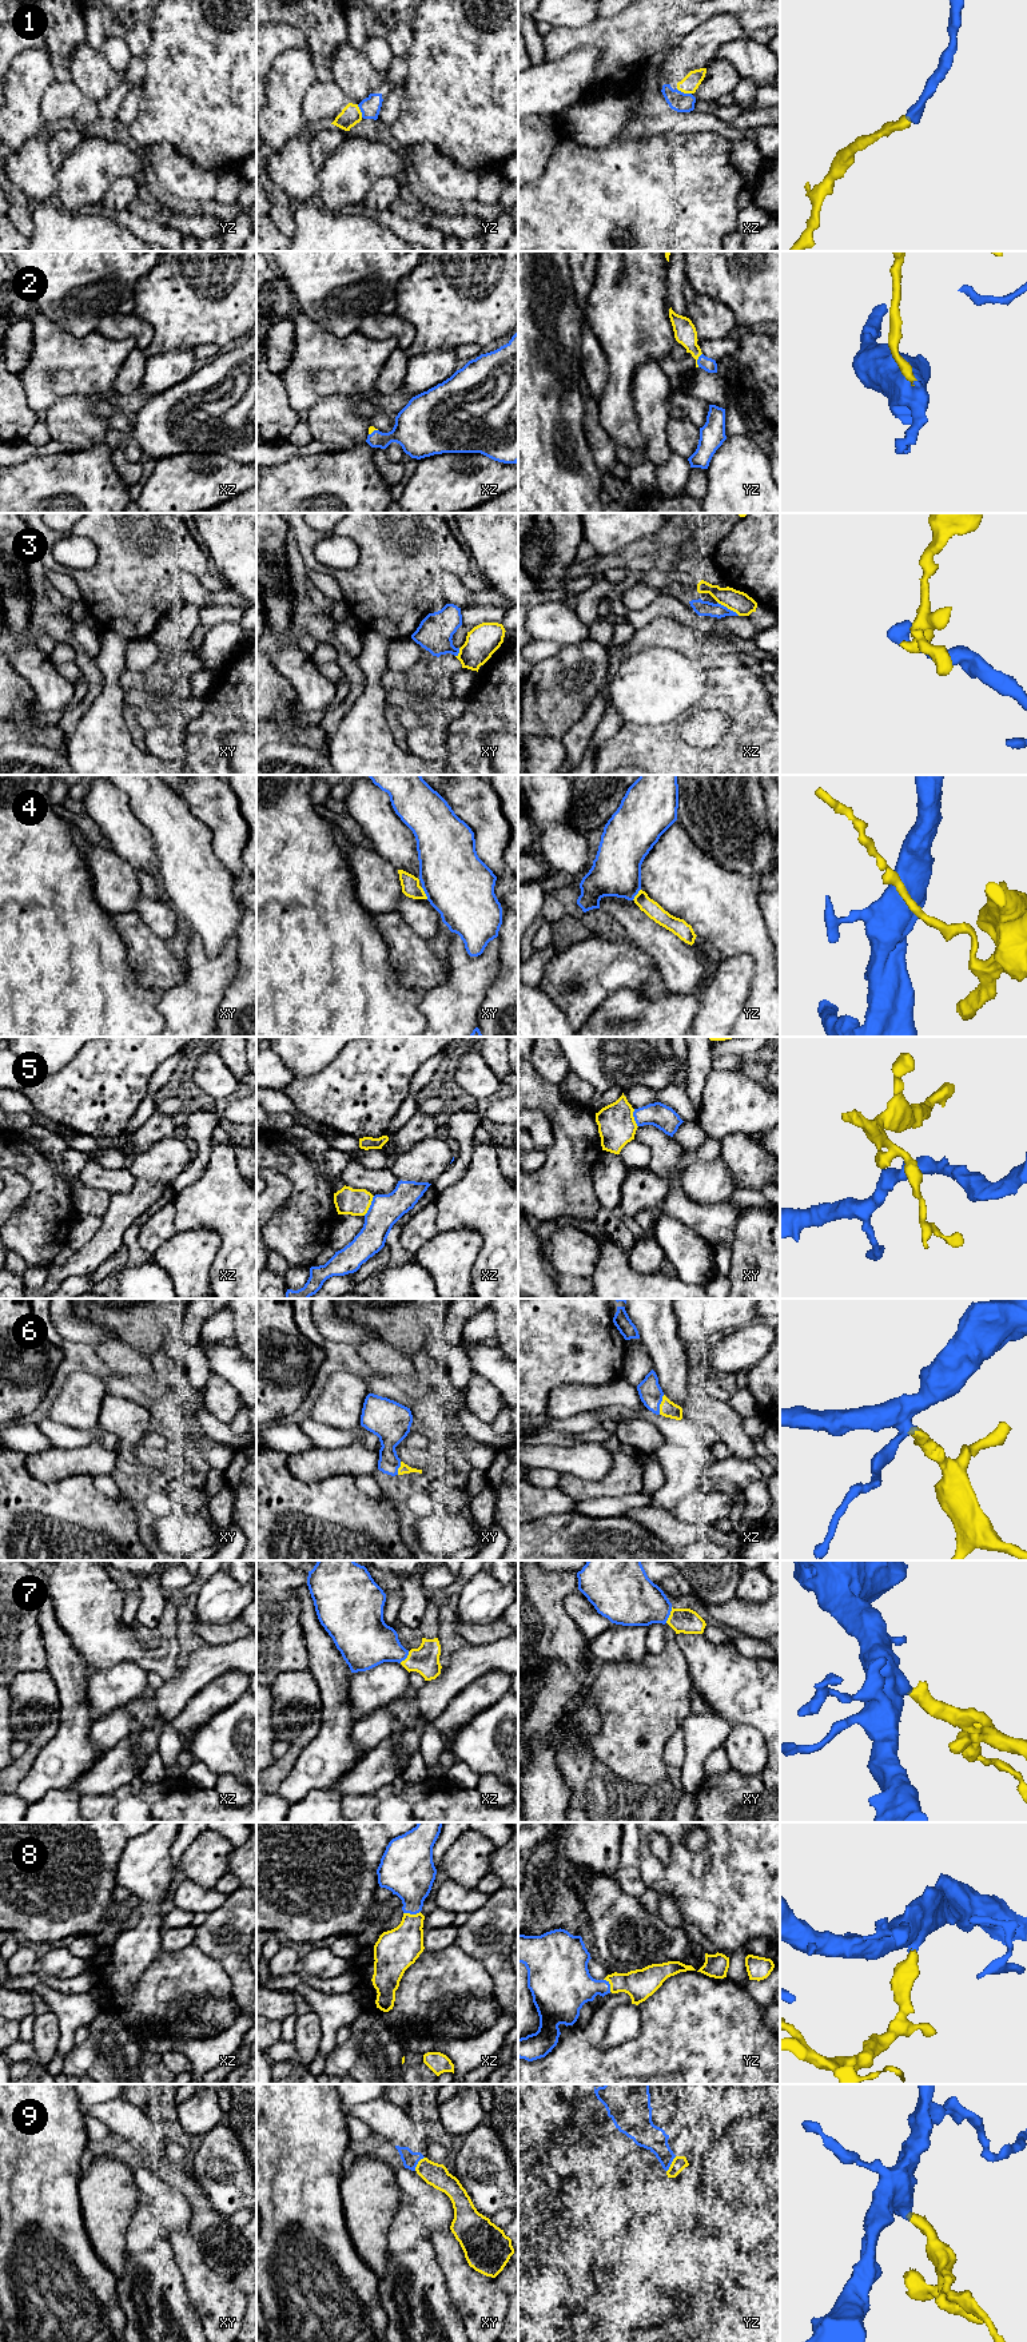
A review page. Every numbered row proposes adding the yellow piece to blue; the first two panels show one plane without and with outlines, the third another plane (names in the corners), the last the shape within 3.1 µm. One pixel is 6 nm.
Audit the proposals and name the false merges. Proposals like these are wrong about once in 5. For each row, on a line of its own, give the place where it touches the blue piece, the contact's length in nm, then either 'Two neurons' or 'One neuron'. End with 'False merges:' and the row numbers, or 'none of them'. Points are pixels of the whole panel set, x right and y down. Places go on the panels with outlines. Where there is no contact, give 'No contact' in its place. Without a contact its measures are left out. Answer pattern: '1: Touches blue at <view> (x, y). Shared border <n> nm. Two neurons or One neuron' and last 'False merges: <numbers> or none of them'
1: Touches blue at xz (683, 92). Shared border 100 nm. One neuron
2: Touches blue at yz (697, 360). Shared border 90 nm. One neuron
3: Touches blue at xz (727, 608). Shared border 160 nm. Two neurons
4: Touches blue at xy (425, 893). Shared border 80 nm. Two neurons
5: Touches blue at xz (370, 1205). Shared border 140 nm. Two neurons
6: Touches blue at xz (660, 1403). Shared border 120 nm. One neuron
7: Touches blue at xy (668, 1615). Shared border 100 nm. One neuron
8: Touches blue at xz (412, 1913). Shared border 110 nm. One neuron
9: Touches blue at xy (417, 2163). Shared border 110 nm. One neuron
False merges: 3, 4, 5

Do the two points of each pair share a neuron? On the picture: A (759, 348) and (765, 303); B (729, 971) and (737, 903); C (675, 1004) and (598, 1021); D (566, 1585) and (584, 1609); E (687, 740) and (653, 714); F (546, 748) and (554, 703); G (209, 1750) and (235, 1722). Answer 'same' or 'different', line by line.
A: different
B: different
C: same
D: different
E: different
F: different
G: same

